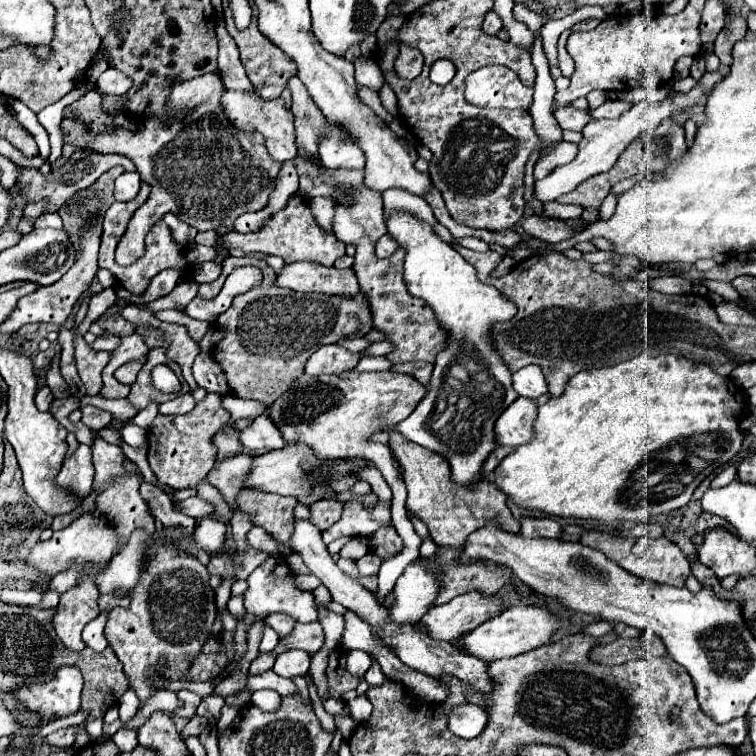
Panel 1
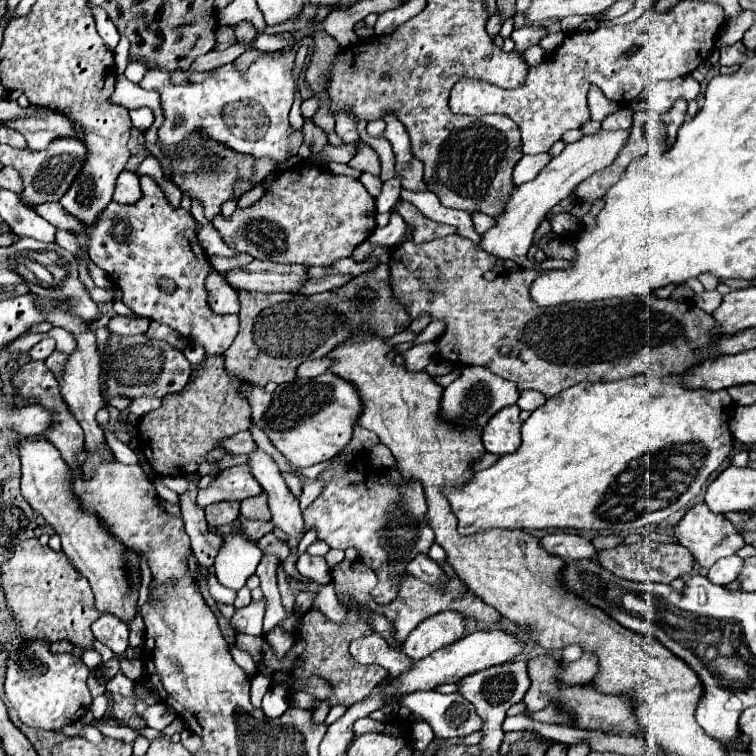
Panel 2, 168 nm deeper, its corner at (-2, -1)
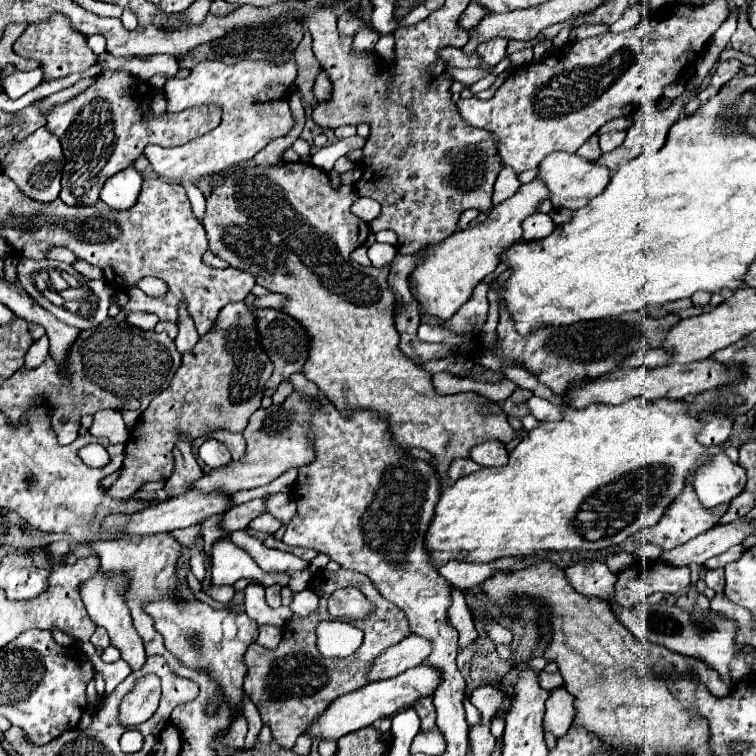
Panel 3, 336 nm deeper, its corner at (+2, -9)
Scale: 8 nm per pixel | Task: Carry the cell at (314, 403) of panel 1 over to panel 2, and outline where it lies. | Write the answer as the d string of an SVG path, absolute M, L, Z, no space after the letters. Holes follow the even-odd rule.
M330 371L320 377L314 377L314 379L294 379L292 383L278 385L274 393L264 393L262 387L244 383L242 395L244 395L244 399L248 399L248 403L252 407L254 423L270 437L270 441L276 445L276 449L298 469L336 457L350 443L352 429L358 423L358 417L364 409L364 403L360 399L356 385L352 385L350 381L346 381L338 375L332 375Z

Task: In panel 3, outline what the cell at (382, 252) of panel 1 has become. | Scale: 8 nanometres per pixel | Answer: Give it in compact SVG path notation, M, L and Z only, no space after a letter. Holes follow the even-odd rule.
M269 293L255 299L254 306L257 308L280 309L280 305L285 301L285 297L278 293Z

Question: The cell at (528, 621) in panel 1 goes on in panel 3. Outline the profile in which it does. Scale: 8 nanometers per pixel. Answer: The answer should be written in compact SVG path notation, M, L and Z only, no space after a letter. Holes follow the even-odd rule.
M418 665L414 669L404 671L398 677L392 679L384 679L384 681L376 681L376 683L368 683L348 695L342 695L340 699L336 699L336 703L330 703L326 707L326 711L316 717L310 727L304 731L306 735L310 735L310 739L318 739L318 741L338 741L340 737L348 735L350 731L358 731L362 727L372 725L376 719L384 719L384 717L392 717L400 711L404 711L406 707L414 707L414 703L424 697L424 695L432 695L434 689L438 687L440 679L438 679L438 671L428 667L428 665Z

